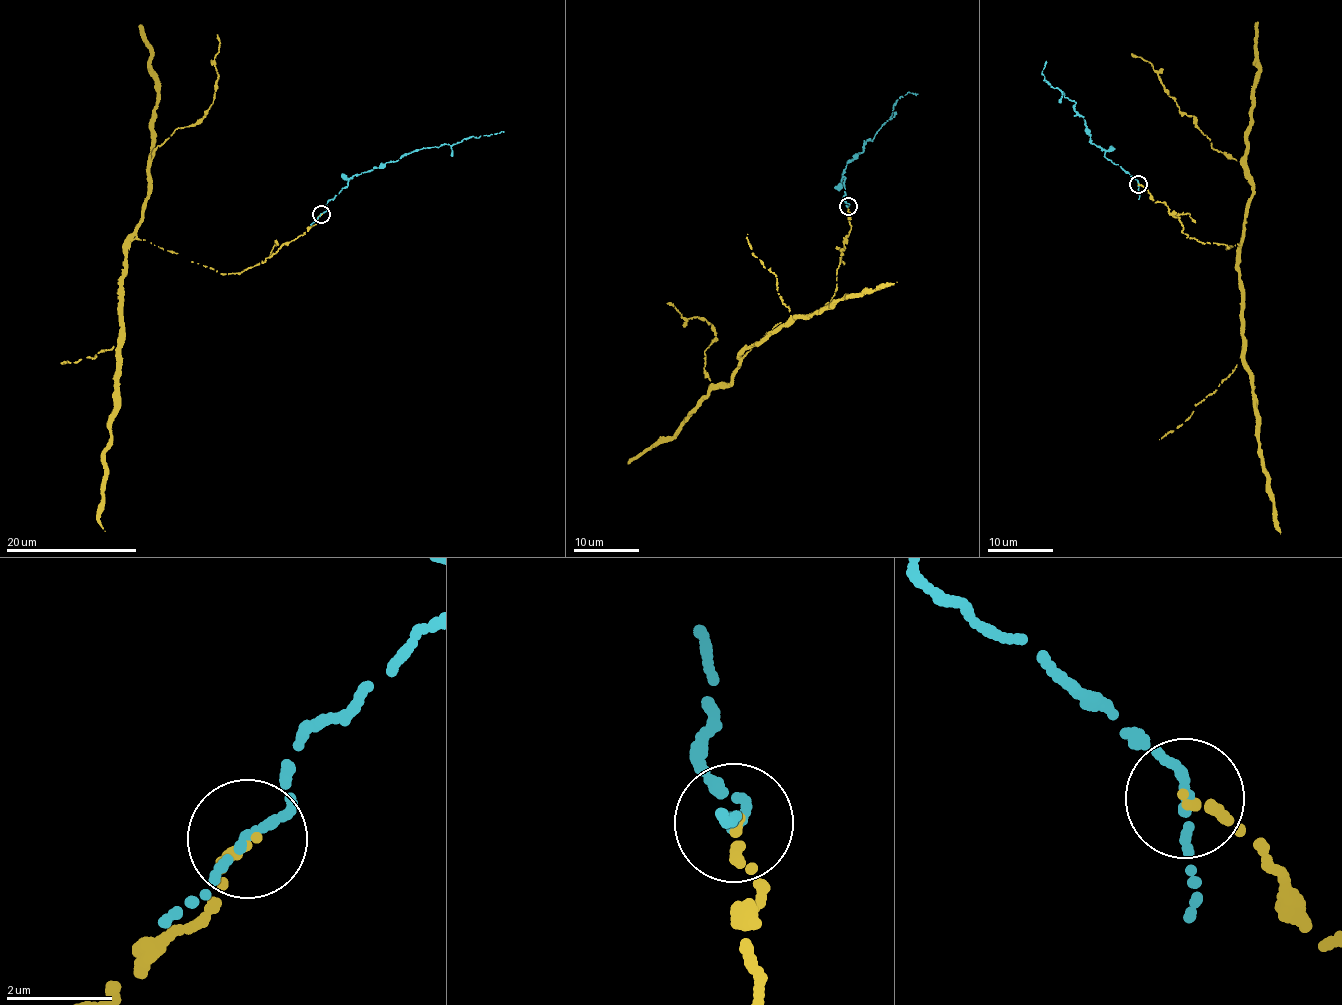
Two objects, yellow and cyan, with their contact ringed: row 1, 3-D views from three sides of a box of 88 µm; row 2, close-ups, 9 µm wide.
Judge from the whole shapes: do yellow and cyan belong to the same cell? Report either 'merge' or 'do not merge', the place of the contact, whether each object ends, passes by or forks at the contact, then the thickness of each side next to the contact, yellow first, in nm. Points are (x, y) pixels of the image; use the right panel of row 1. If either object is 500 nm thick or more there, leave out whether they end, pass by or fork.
merge; place (1138, 184); yellow ends; cyan passes by; calibres 170 and 170 nm

